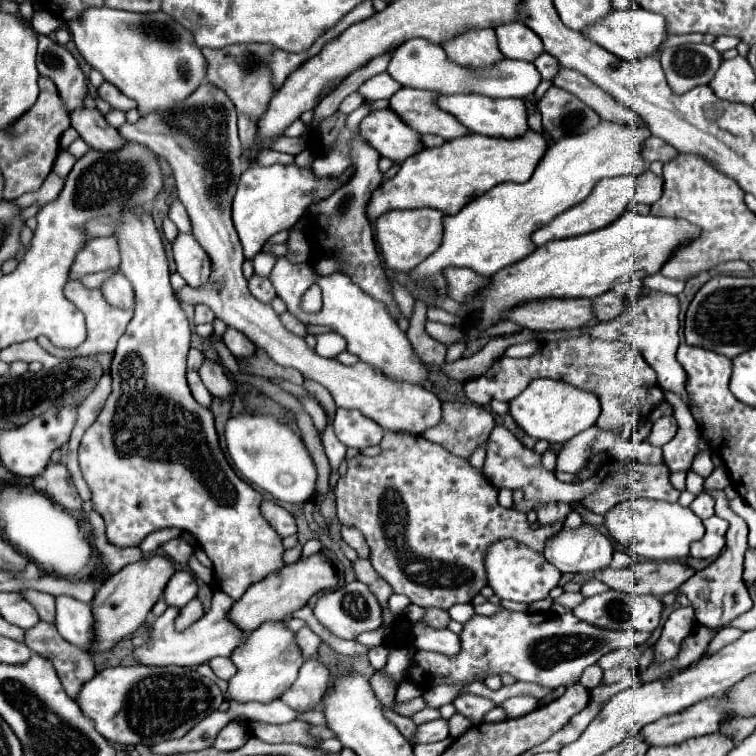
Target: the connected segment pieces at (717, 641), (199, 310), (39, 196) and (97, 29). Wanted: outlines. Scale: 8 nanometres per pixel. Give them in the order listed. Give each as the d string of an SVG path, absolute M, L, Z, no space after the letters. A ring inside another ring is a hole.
M725 628L725 630L721 630L721 632L719 632L711 642L709 642L709 646L707 646L707 650L703 652L703 656L701 656L701 658L711 656L713 652L721 650L725 644L729 644L729 642L737 640L741 634L743 634L743 630L739 630L739 628Z
M205 304L195 306L195 324L205 324L205 322L213 322L215 314L211 312L211 308L207 308Z
M51 172L39 190L27 192L27 194L19 196L19 198L15 200L15 206L17 206L19 210L27 208L29 204L39 204L39 208L43 208L45 204L57 200L57 196L61 194L61 190L63 190L63 178L59 178L57 174Z
M89 8L87 12L83 12L79 20L73 20L69 24L69 32L75 40L79 54L95 70L99 70L107 82L111 82L127 98L137 102L137 110L141 118L145 118L149 112L159 114L171 110L177 102L183 102L187 96L191 96L207 76L207 60L203 58L201 48L195 44L191 32L187 32L185 26L181 26L173 16L161 10L141 14L141 12L127 12L113 8Z

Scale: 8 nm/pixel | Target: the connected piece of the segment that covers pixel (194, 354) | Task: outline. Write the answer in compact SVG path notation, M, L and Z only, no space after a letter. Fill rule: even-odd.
M191 348L187 355L187 369L198 371L204 362L204 354L198 349Z

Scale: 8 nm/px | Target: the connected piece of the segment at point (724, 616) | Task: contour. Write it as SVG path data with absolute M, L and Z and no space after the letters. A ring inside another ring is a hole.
M711 490L709 492L715 502L717 502L717 510L715 514L723 520L729 522L729 530L727 530L727 546L725 546L725 552L707 568L695 572L695 576L691 576L691 580L687 580L685 584L681 584L675 592L670 592L661 598L665 607L671 606L677 594L685 594L691 602L691 606L695 608L695 616L697 616L697 622L703 624L705 628L711 628L713 632L717 632L721 626L733 622L735 618L739 618L741 614L749 612L749 608L753 608L753 600L747 592L747 586L743 584L743 554L747 550L747 524L735 514L729 510L729 500L725 498L725 492L723 490Z

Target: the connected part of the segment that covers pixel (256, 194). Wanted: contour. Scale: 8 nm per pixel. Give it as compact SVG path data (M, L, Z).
M251 164L239 180L237 194L233 198L233 224L239 234L243 256L253 260L255 254L261 252L263 244L277 232L291 230L293 224L301 218L303 210L313 200L327 198L333 190L339 188L337 178L333 180L319 180L311 170L301 170L295 164L291 166L259 166Z

